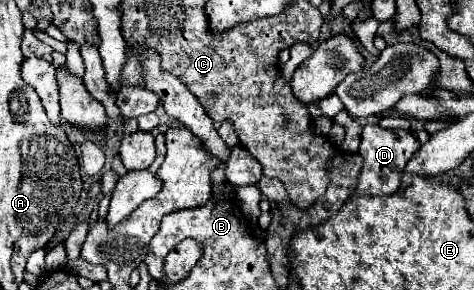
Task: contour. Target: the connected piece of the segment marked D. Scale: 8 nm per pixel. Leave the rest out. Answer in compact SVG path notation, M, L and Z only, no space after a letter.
M366 124L362 130L362 142L358 150L360 156L364 158L364 166L354 194L374 194L374 196L394 194L400 186L404 166L408 164L408 160L414 156L418 148L420 148L420 142L408 130L384 130L380 126Z

